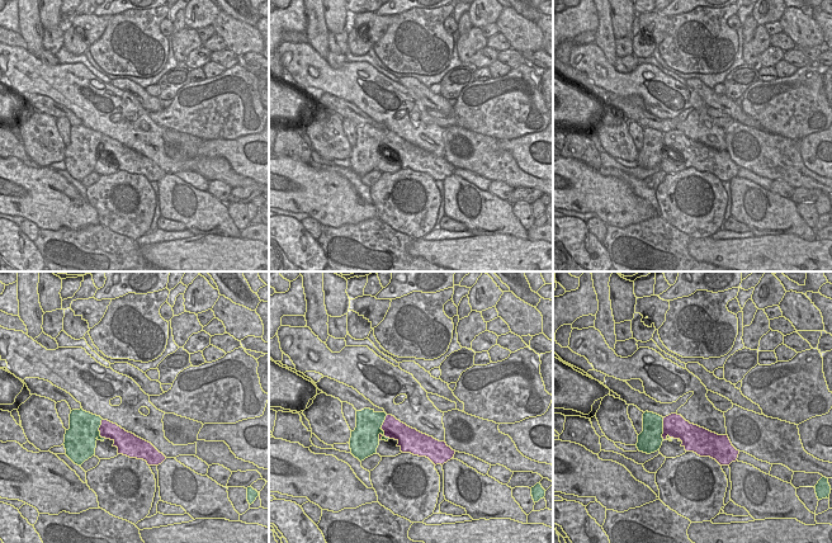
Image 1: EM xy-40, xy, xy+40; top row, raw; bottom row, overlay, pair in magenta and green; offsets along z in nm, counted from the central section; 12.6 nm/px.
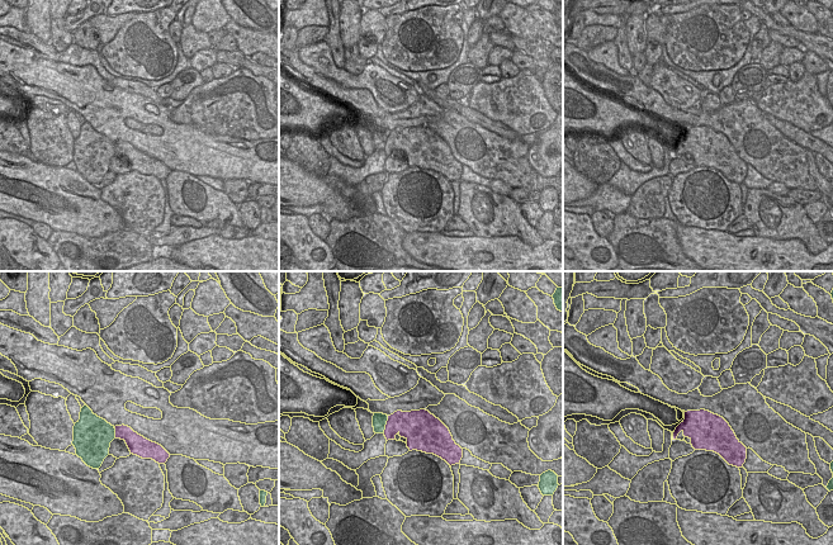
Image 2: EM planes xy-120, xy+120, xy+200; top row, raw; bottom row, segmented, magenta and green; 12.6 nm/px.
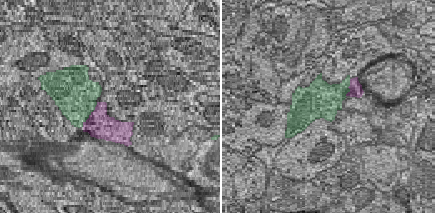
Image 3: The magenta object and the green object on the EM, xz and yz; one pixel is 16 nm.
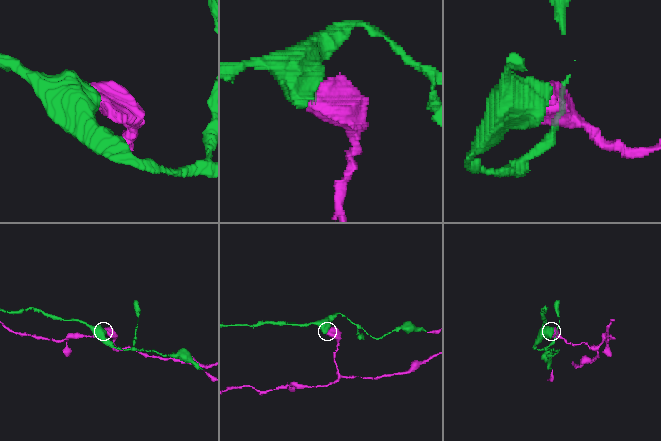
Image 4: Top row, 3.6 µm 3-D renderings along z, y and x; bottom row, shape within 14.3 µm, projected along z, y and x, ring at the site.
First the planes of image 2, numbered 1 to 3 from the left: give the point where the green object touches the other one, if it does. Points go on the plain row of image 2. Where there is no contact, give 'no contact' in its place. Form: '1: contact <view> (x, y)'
1: contact xy-120 (116, 148)
2: contact xy+120 (386, 141)
3: no contact

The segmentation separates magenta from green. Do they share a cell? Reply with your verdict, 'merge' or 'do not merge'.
merge

